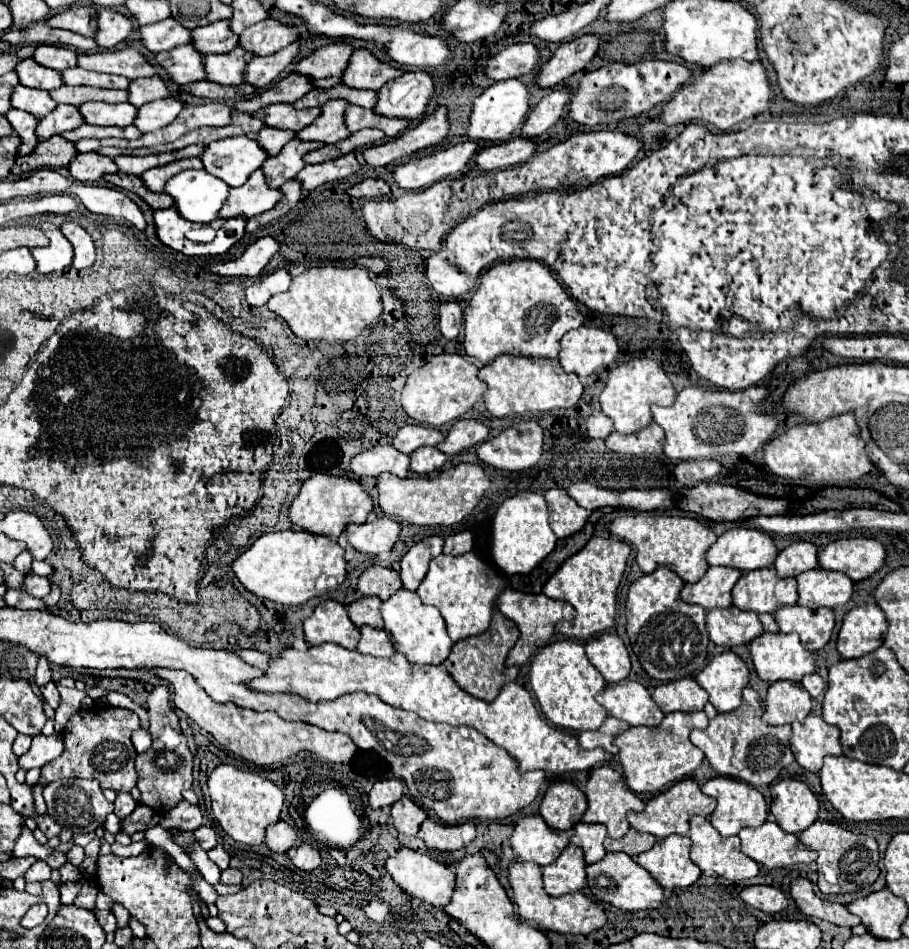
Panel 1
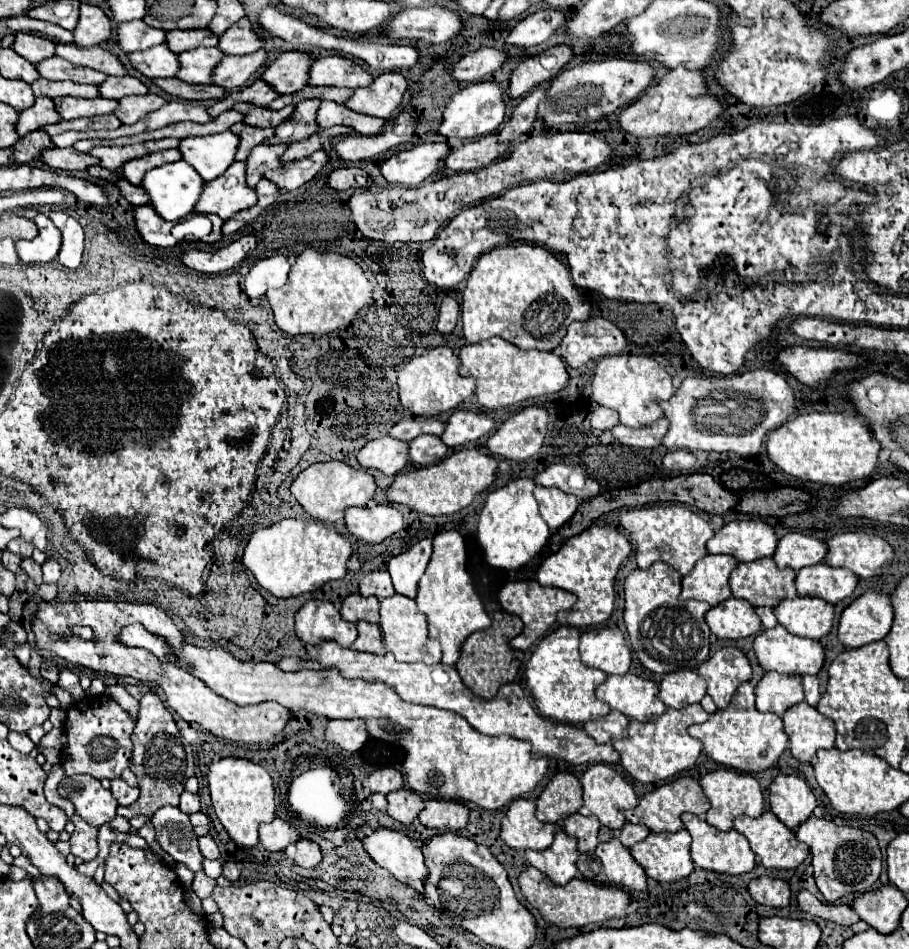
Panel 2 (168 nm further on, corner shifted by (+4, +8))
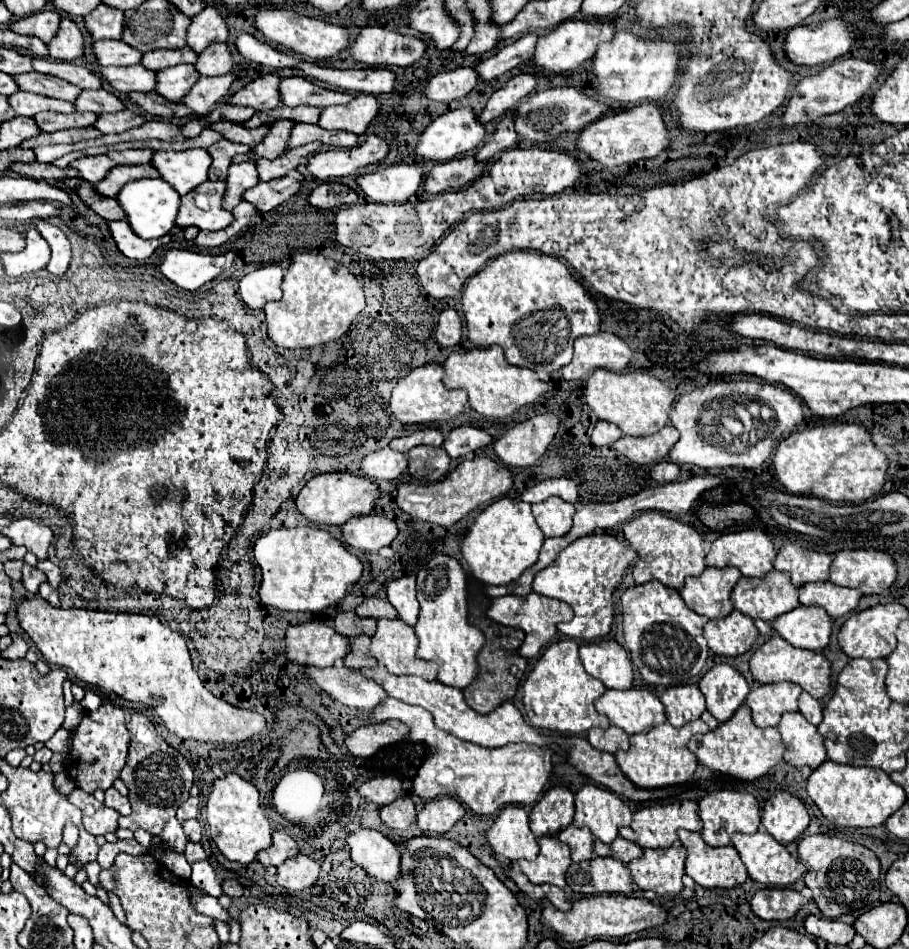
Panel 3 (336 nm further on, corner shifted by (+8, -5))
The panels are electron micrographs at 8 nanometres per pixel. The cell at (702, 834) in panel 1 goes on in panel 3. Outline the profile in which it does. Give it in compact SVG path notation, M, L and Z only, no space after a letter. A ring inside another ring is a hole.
M678 830L678 838L688 850L686 874L696 884L704 888L734 888L748 878L734 846L710 848L698 832L688 830Z

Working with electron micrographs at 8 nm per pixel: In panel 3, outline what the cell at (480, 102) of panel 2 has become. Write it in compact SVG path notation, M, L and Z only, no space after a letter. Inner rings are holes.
M456 108L456 110L450 110L450 112L442 114L442 116L438 116L434 122L430 122L424 128L424 132L420 134L418 144L414 148L414 156L418 160L446 162L446 160L456 158L458 154L464 154L464 152L470 152L470 150L478 148L482 144L484 136L486 136L486 130L478 122L478 116L468 108Z

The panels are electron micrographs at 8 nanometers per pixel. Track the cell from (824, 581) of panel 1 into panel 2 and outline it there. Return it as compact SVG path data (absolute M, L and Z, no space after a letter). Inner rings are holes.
M826 563L804 567L796 573L796 589L802 597L820 597L828 603L846 599L858 583L858 577L850 569L834 569Z

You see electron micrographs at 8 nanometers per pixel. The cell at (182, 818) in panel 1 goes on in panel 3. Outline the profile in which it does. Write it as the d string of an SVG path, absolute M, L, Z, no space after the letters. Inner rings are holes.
M190 796L190 798L178 808L176 818L178 818L180 822L184 822L184 820L188 820L188 818L196 818L196 816L198 816L198 798Z

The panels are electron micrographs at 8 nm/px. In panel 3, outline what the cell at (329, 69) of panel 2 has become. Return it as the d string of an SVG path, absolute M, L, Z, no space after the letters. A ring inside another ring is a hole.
M284 78L278 86L280 90L280 102L284 106L316 106L316 108L326 108L332 104L348 104L354 96L346 92L336 92L336 90L326 90L316 86L308 78Z

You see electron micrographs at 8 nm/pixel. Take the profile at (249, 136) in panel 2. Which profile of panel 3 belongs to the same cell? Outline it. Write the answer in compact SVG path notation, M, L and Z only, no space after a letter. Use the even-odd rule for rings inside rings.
M220 140L212 146L208 146L208 154L212 158L212 164L210 164L210 170L208 170L208 180L226 180L226 170L228 166L232 164L232 158L236 154L246 154L250 152L248 146L244 144L234 144L234 142L228 142L228 140Z

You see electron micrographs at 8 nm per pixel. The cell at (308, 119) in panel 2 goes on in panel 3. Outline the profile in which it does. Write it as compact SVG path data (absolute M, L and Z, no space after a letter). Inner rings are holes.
M280 120L280 122L274 122L270 126L270 132L264 136L264 140L254 146L248 154L244 156L236 156L234 158L234 164L236 162L242 162L242 160L256 160L256 158L268 158L268 160L274 160L278 158L286 148L286 142L288 142L288 136L290 136L290 128L294 126L294 122L288 122L288 120Z

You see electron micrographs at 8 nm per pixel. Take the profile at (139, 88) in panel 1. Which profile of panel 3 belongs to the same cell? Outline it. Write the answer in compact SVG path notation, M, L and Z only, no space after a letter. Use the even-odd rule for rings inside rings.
M100 88L100 90L82 90L80 98L76 98L74 106L76 106L78 112L94 112L94 114L124 110L124 104L120 102L120 98L106 92L104 88Z

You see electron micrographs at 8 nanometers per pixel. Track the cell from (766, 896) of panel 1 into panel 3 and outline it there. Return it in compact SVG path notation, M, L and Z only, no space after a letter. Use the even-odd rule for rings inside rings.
M764 888L758 890L750 902L752 912L762 920L782 922L798 914L798 910L808 902L802 892L796 890L780 890L780 888Z

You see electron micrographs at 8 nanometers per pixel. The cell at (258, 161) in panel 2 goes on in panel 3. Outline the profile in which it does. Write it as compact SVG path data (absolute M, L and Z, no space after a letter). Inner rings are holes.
M252 160L232 164L228 168L228 178L226 178L228 190L224 192L224 210L232 210L232 206L236 206L242 200L242 192L256 186L258 182L260 180L256 174L256 164Z

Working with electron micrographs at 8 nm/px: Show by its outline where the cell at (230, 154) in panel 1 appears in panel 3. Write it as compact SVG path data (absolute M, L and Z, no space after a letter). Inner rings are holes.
M196 148L184 152L154 152L150 164L156 166L164 182L168 182L180 196L184 196L208 180L210 162L212 158L208 152Z

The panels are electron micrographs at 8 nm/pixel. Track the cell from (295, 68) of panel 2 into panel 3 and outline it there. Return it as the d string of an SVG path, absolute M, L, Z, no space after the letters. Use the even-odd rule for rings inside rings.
M260 76L254 82L246 84L244 88L240 88L234 96L228 98L228 104L234 106L248 106L260 112L268 112L280 106L280 94L278 94L278 84L280 78L278 76Z

